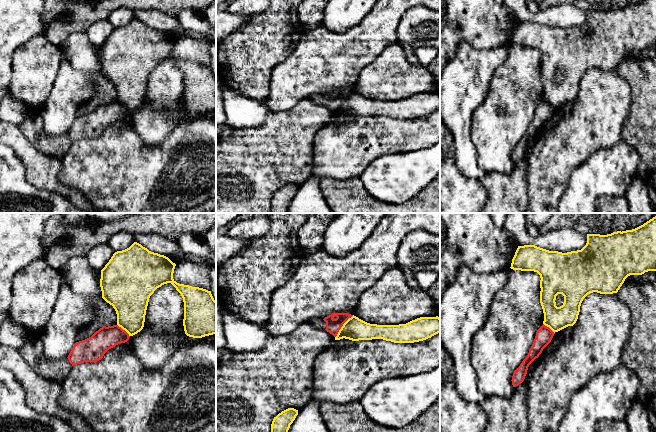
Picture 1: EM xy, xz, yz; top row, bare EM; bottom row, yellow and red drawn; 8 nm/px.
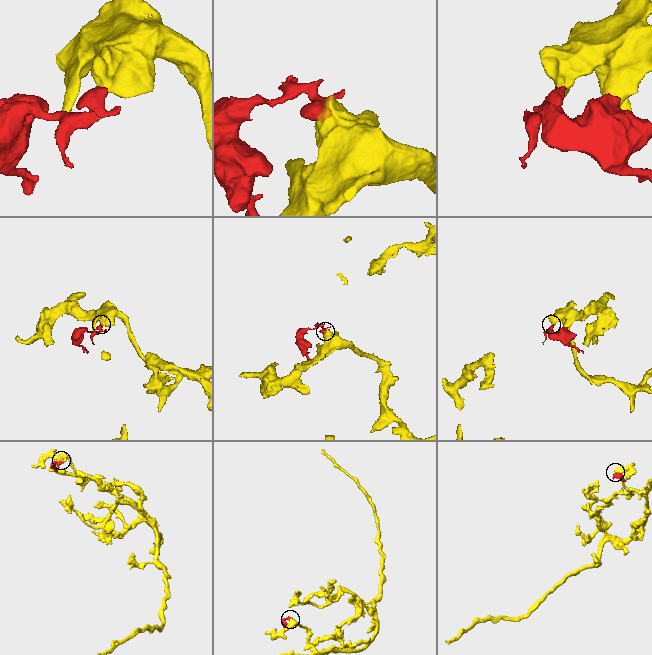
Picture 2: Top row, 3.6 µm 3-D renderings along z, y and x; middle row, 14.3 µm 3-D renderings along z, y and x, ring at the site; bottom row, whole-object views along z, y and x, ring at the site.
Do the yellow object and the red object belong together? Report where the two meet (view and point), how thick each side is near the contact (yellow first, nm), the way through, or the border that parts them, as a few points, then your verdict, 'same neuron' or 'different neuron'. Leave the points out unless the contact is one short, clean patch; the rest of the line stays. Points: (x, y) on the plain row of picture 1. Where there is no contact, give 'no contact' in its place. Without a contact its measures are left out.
meets yellow in xz at (342, 102); 190 nm thick on the yellow side, 120 nm on the other; border along xz (353, 91), (343, 100), (335, 113); different neuron

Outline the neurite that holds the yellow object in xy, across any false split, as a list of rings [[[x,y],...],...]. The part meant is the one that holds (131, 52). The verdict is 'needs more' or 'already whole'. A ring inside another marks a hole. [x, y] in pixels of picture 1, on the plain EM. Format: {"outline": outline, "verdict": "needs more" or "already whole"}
{"outline": [[[134,18],[129,24],[115,28],[101,46],[102,74],[113,82],[117,90],[117,101],[129,112],[143,105],[150,72],[157,64],[167,59],[171,59],[183,74],[185,110],[193,114],[216,110],[216,77],[211,67],[177,59],[173,55],[175,42],[168,33],[151,28]]], "verdict": "already whole"}

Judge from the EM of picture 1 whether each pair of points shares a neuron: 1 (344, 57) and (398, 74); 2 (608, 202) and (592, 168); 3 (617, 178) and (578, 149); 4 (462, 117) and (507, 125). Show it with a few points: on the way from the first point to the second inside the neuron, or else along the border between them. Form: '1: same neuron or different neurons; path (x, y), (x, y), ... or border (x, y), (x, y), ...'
1: different neurons; border (385, 47), (361, 70), (356, 84)
2: different neurons; border (624, 194), (603, 195), (595, 202)
3: different neurons; border (611, 147), (596, 150), (572, 172)
4: different neurons; border (484, 99), (472, 116), (472, 142)

